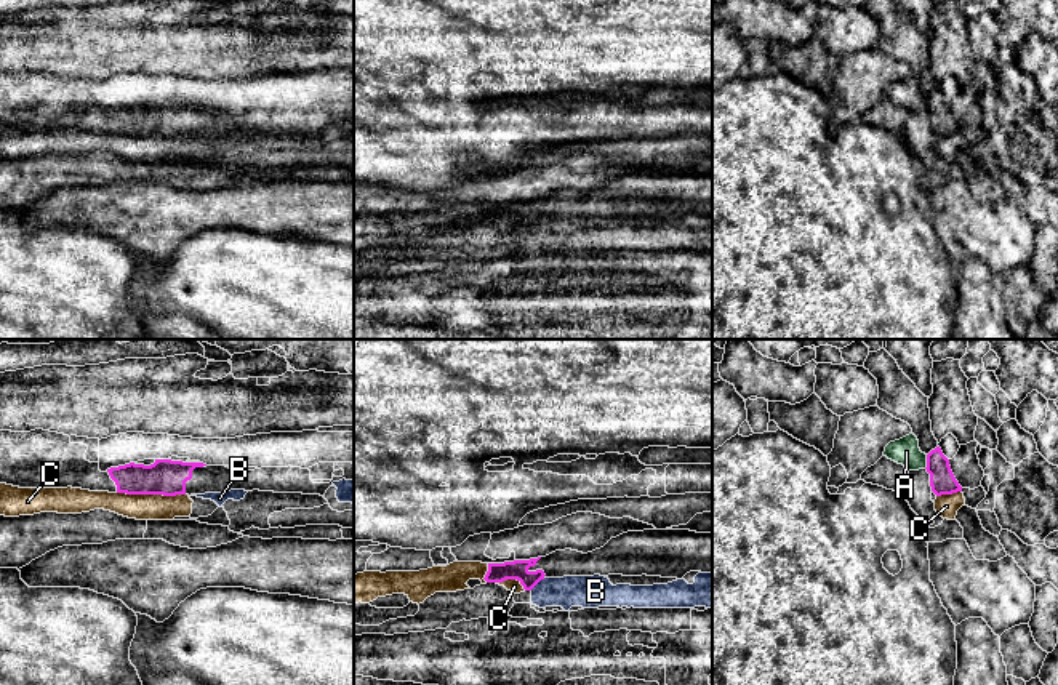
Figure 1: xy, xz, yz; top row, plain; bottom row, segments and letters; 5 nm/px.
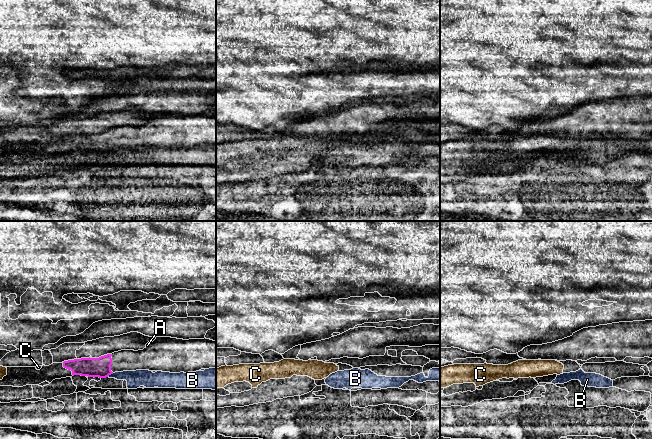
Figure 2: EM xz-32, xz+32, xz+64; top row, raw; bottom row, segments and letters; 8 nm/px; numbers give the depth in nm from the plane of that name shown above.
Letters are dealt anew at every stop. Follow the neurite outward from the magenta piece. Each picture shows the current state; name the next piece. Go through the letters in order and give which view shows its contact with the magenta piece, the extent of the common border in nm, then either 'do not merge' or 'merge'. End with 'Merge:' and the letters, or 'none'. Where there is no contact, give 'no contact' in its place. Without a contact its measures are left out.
A: contact in yz; length 70 nm; merge
B: contact in xz; length 100 nm; do not merge
C: contact in xy; length 340 nm; do not merge
Merge: A

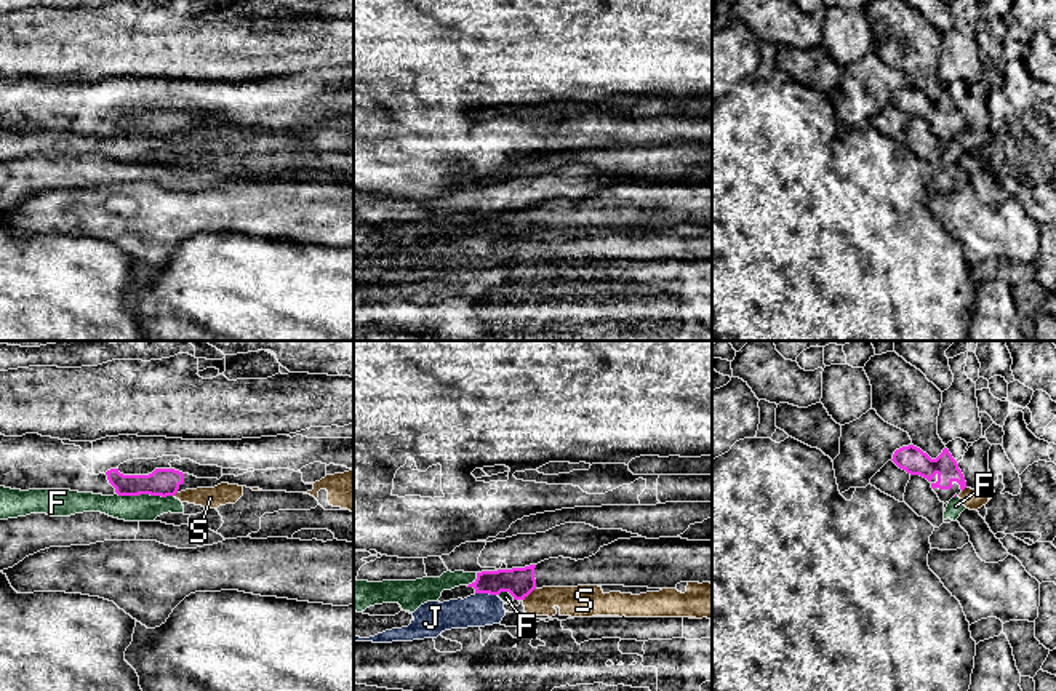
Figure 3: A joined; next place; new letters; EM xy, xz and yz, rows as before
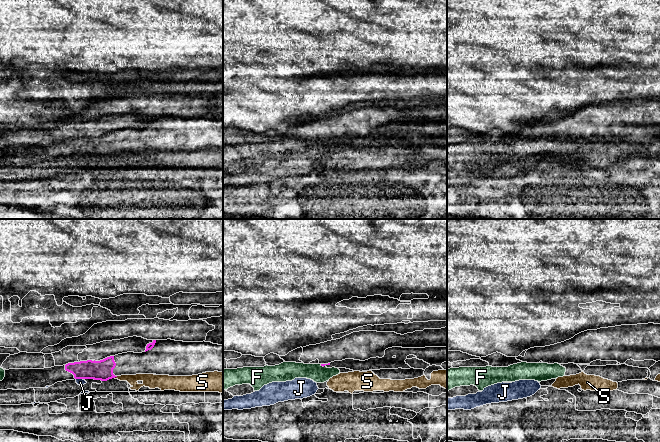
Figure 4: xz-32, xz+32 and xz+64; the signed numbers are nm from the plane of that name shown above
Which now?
F: contact in xy; length 280 nm; do not merge
J: contact in xz; length 110 nm; do not merge
S: contact in xz; length 90 nm; do not merge
Merge: none

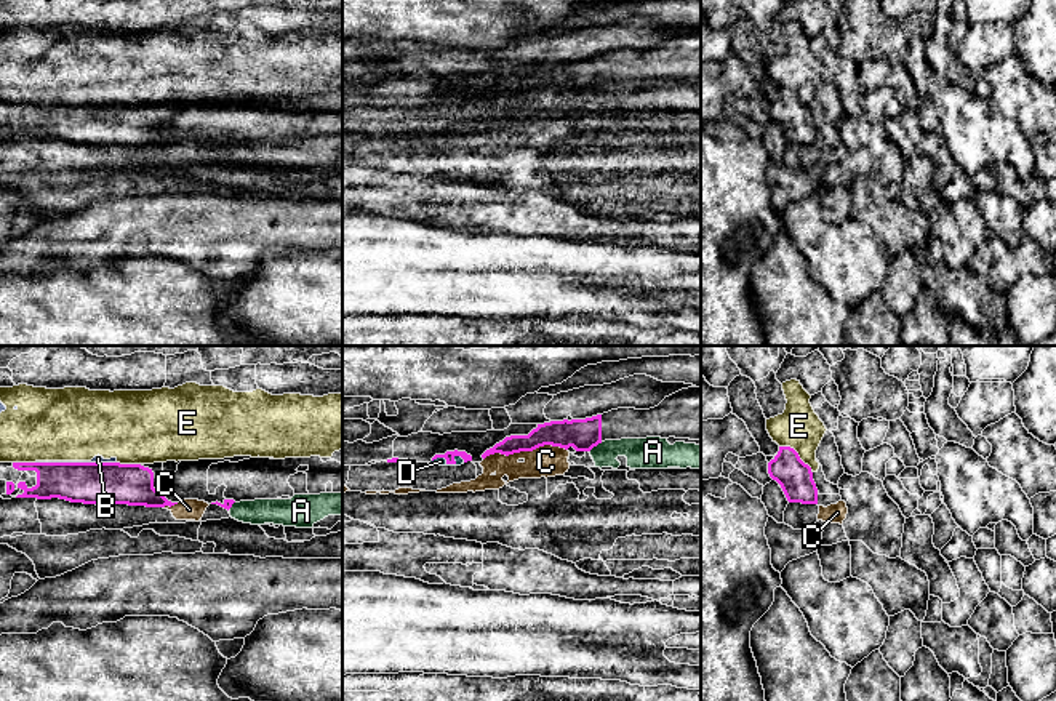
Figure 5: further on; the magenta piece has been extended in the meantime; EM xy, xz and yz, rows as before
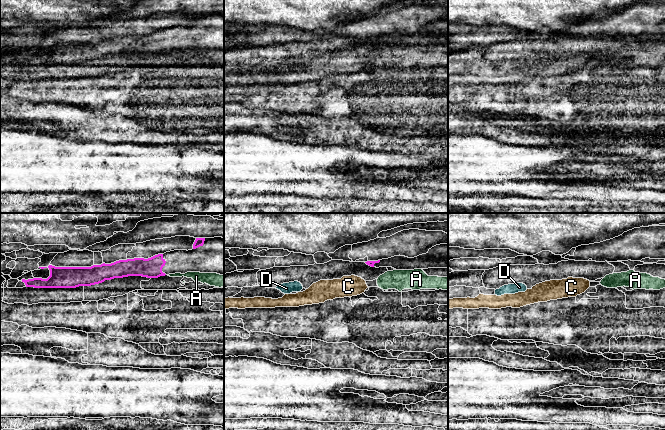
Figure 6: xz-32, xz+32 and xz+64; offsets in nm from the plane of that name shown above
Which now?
A: contact in xz; length 90 nm; do not merge
B: contact in xy; length 400 nm; do not merge
C: contact in xz; length 420 nm; do not merge
D: contact in xz; length 170 nm; do not merge
E: contact in yz; length 200 nm; do not merge
Merge: none

